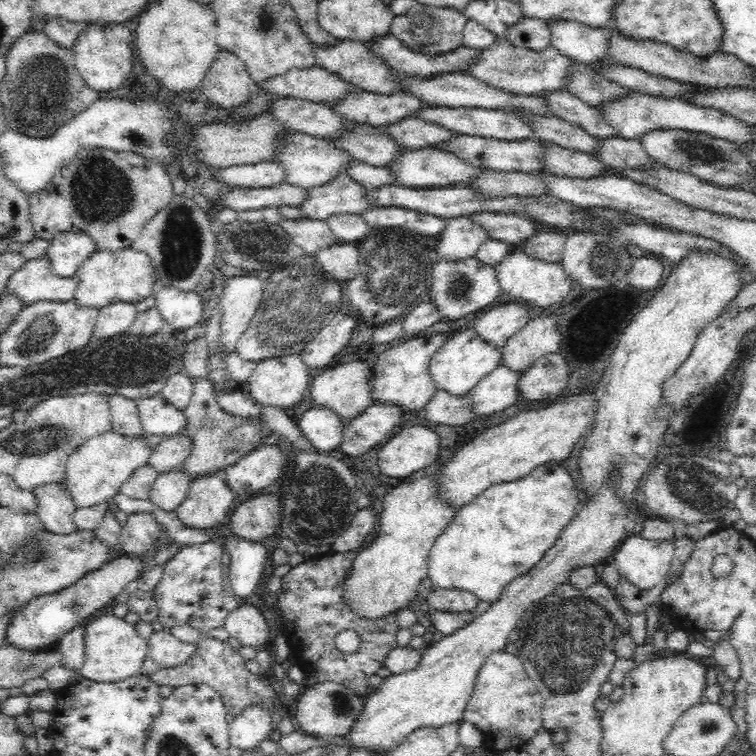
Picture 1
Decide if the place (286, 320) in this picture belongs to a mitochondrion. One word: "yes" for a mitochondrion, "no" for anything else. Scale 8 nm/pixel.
yes

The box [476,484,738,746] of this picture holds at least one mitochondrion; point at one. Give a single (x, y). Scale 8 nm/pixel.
(568, 645)

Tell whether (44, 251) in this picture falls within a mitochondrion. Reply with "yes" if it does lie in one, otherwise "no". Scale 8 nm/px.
no

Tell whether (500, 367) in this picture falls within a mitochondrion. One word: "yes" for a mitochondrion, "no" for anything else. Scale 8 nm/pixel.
no

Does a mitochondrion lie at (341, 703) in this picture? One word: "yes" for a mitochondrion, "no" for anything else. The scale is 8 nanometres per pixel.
yes

